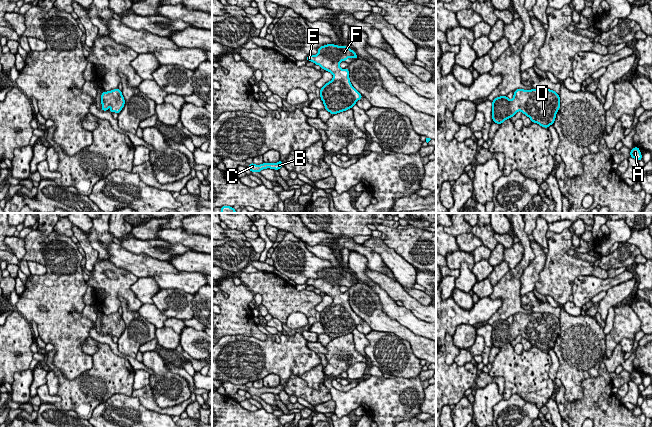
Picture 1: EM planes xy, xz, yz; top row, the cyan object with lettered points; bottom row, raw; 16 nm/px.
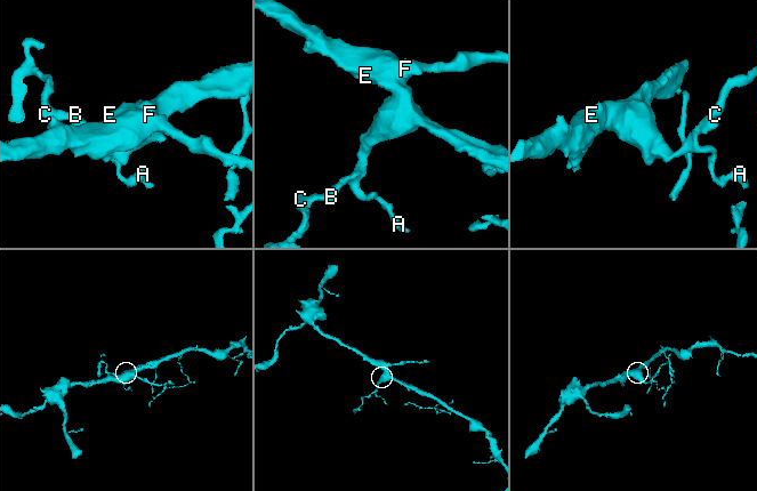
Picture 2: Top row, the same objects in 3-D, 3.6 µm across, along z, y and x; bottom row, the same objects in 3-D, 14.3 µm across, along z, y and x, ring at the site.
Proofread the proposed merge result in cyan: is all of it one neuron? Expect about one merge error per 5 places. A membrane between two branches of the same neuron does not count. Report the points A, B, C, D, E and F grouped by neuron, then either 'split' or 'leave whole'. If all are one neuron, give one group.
groups A B C D E F; leave whole

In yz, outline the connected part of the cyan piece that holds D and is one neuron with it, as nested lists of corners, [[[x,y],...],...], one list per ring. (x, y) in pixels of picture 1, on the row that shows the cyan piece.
[[[516,89],[512,100],[507,96],[493,99],[492,120],[493,123],[501,125],[520,110],[533,123],[548,128],[550,125],[554,125],[559,109],[560,96],[551,89]]]

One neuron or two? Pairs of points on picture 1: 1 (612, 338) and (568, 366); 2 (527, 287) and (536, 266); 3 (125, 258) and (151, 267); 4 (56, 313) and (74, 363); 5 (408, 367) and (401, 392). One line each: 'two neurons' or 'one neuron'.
1: two neurons
2: one neuron
3: one neuron
4: one neuron
5: two neurons

